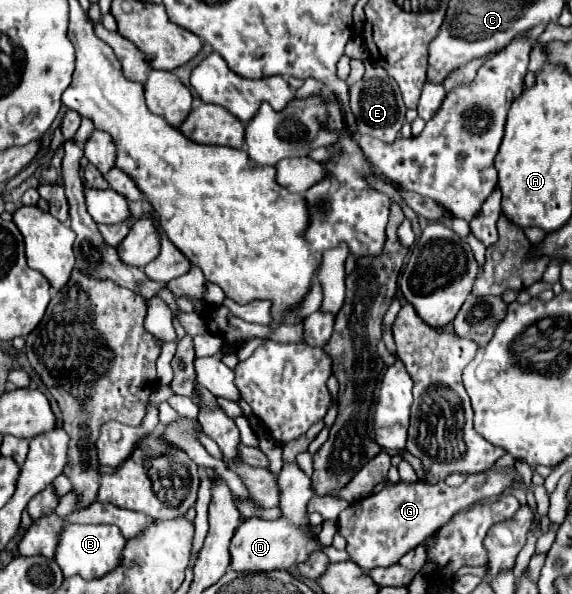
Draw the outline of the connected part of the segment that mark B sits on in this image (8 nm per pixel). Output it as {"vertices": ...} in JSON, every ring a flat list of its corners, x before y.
{"vertices":[[63,524,63,532,59,532,55,562,63,570,63,576,81,574,83,578,99,578,107,574,111,568,119,566,121,550,125,546,125,538,115,526,107,524]]}

